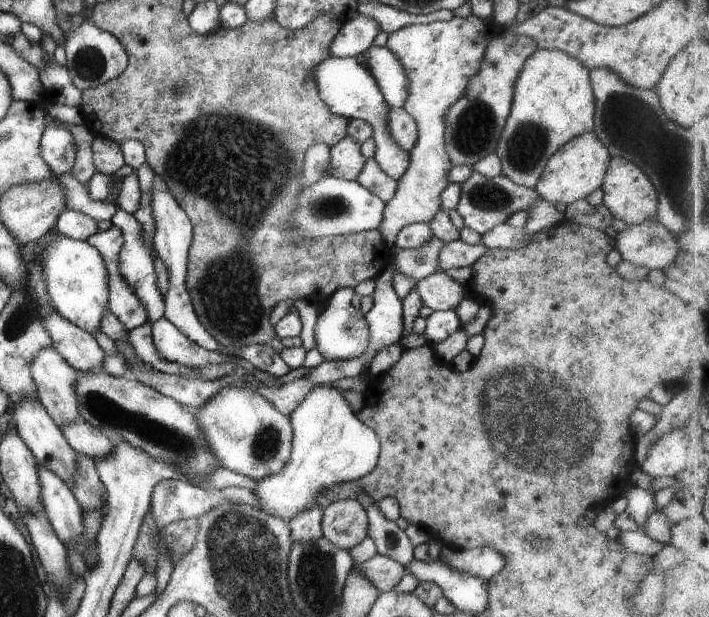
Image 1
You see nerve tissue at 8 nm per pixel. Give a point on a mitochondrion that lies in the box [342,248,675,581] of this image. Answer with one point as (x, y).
(535, 424)

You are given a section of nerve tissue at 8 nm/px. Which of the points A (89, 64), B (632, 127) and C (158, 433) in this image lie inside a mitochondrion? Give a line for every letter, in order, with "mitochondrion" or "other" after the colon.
A: mitochondrion
B: mitochondrion
C: mitochondrion

